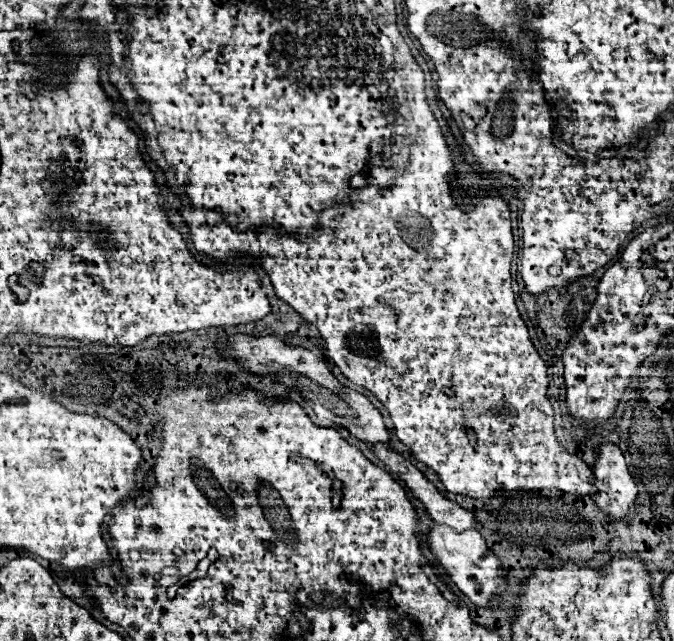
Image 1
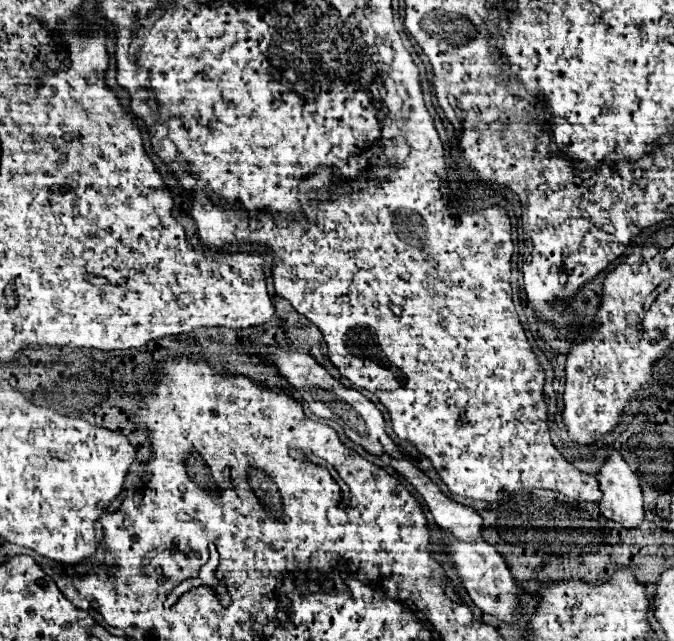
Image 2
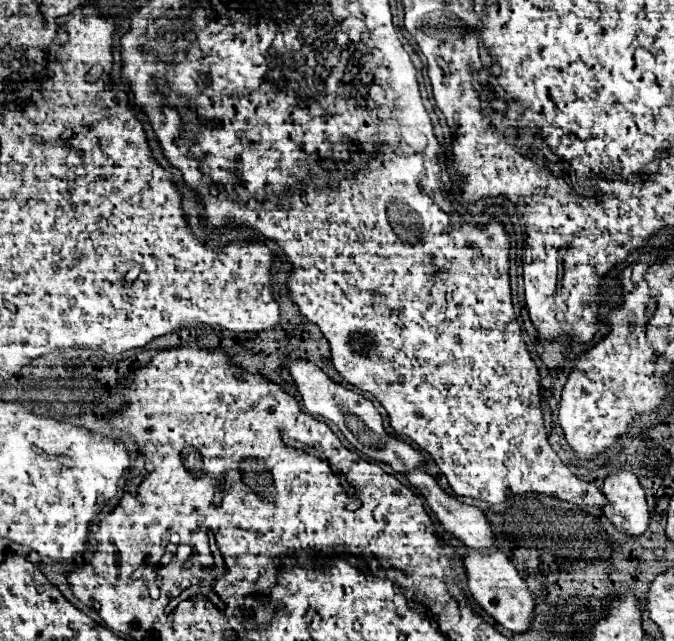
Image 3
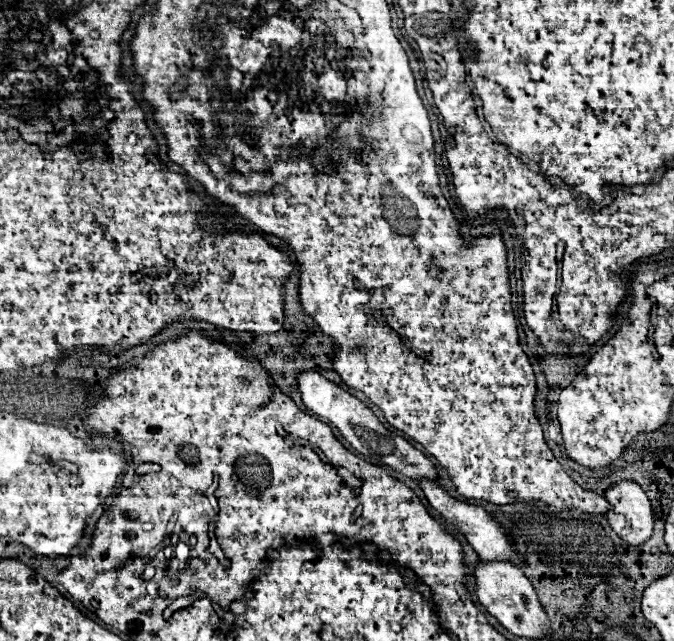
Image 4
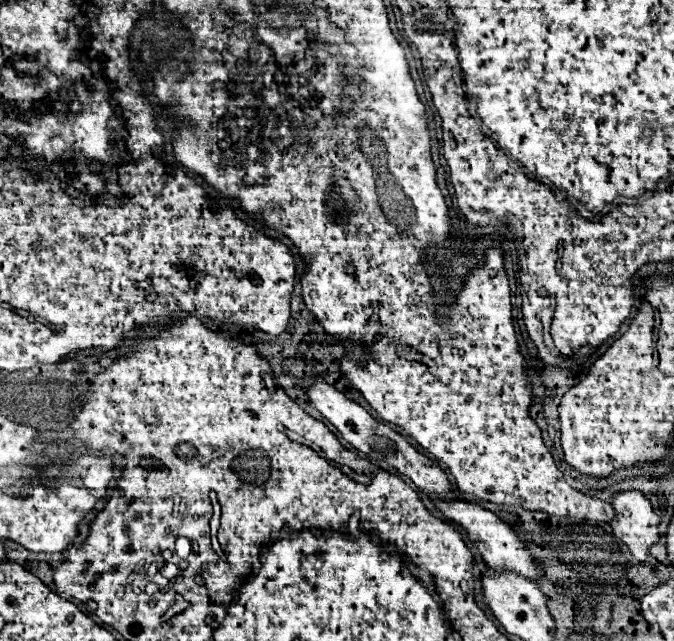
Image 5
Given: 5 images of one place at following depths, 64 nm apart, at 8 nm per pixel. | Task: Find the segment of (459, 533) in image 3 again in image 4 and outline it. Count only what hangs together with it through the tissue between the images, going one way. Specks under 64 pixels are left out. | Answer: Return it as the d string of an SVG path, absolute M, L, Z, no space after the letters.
M426 478L418 480L418 486L424 490L426 500L430 502L430 506L432 506L436 512L440 512L440 516L442 516L458 534L462 534L462 536L466 538L466 542L476 550L476 554L478 554L482 560L488 560L488 562L490 562L490 560L502 558L502 560L506 560L506 562L512 562L512 564L520 566L520 558L518 558L516 552L512 550L506 532L502 532L502 530L498 528L498 524L492 520L492 516L490 516L488 512L484 512L480 506L466 504L466 502L460 502L460 500L448 496L446 490L442 490L442 488L440 488L438 484L434 484L434 482L428 482Z

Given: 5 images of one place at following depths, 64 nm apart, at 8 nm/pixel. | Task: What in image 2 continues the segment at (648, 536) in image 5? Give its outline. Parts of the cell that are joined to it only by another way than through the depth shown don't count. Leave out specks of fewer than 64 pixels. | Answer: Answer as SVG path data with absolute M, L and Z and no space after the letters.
M610 448L608 452L610 456L596 476L602 490L598 508L608 520L620 522L628 530L640 528L644 520L644 506L638 478L616 450Z

